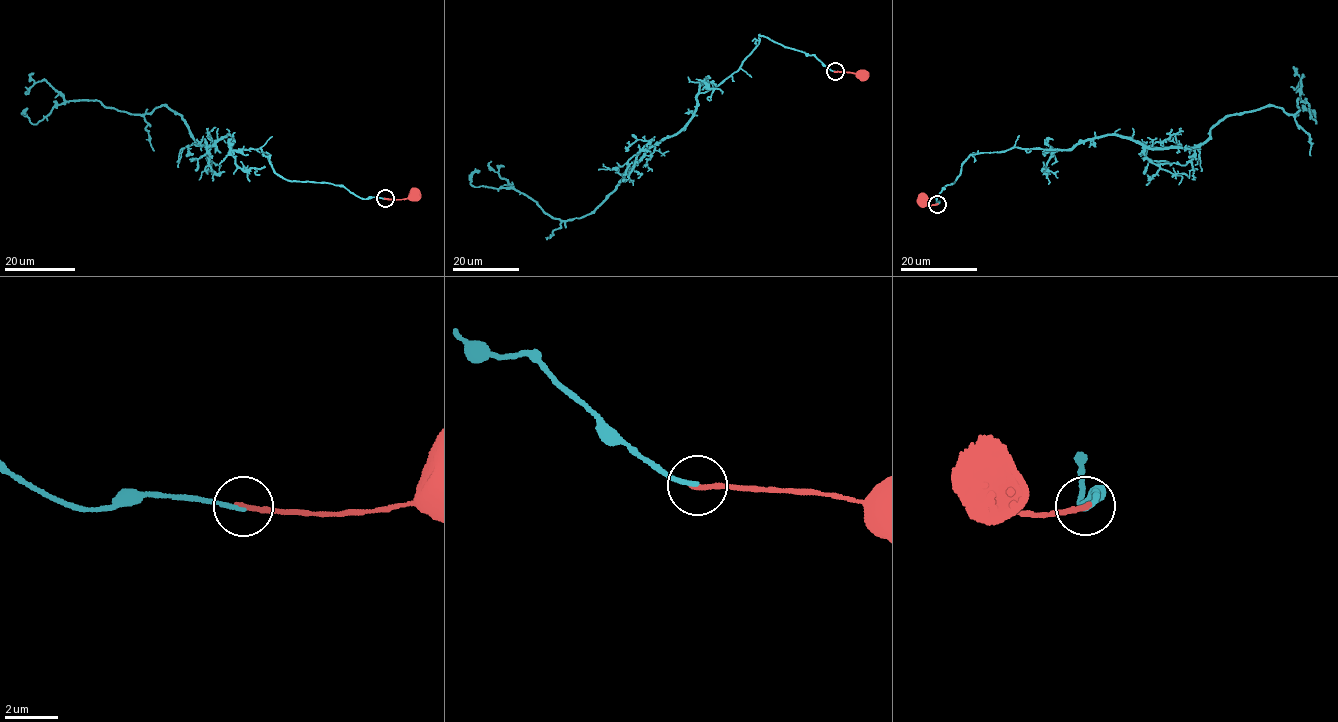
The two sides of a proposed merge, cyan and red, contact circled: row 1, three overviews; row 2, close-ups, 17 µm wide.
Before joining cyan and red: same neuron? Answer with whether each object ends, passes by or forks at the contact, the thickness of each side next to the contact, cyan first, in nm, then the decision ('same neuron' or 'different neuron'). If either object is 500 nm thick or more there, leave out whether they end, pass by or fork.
cyan ends there; red ends there; 140 nm thick on the cyan side, 190 nm on the other; different neuron

